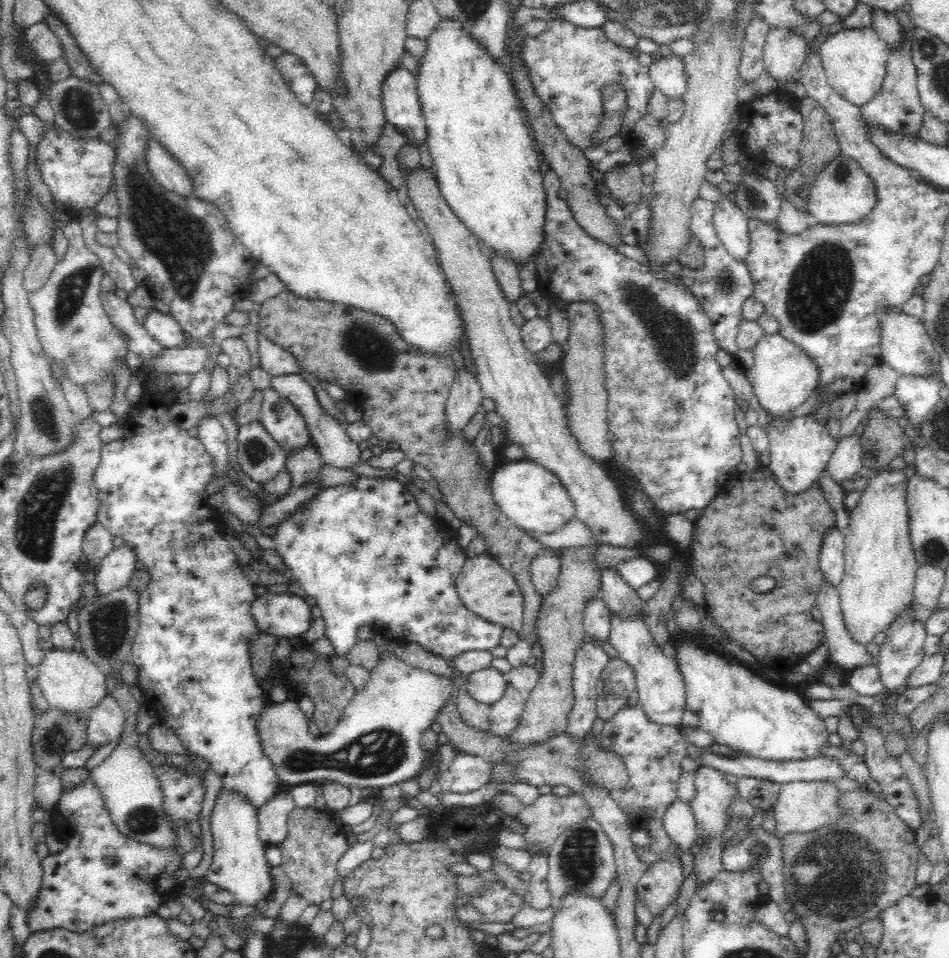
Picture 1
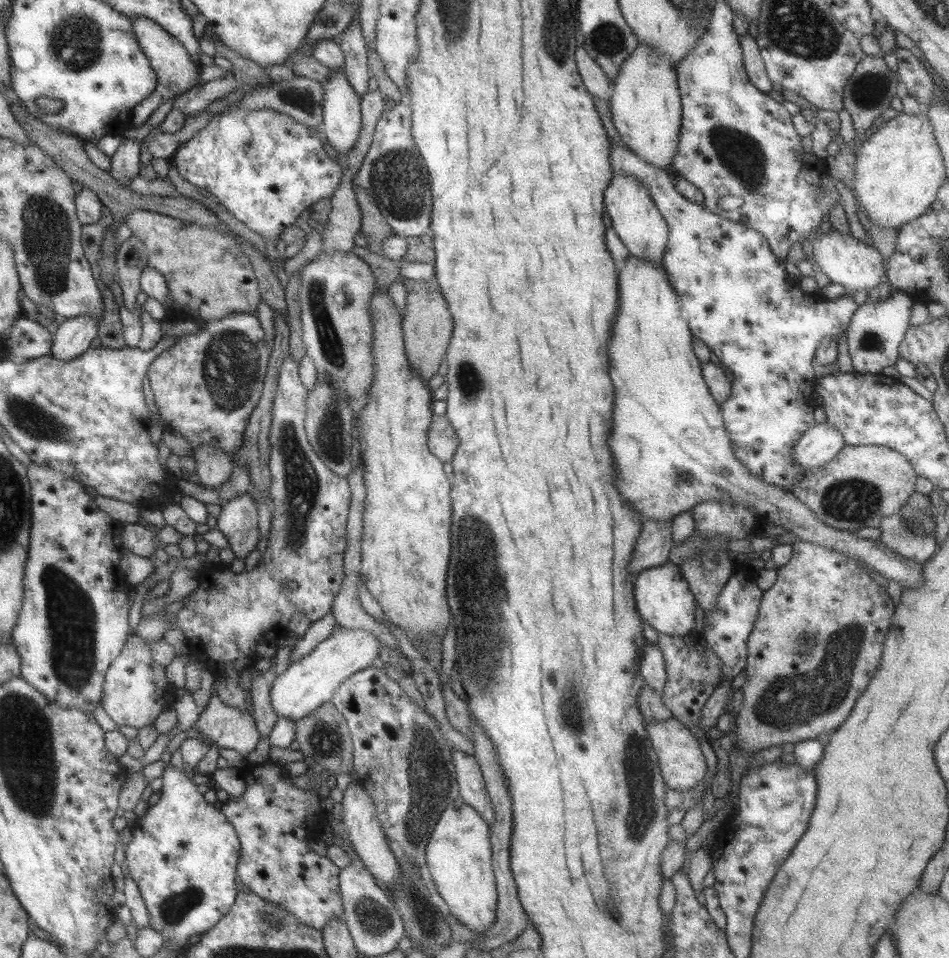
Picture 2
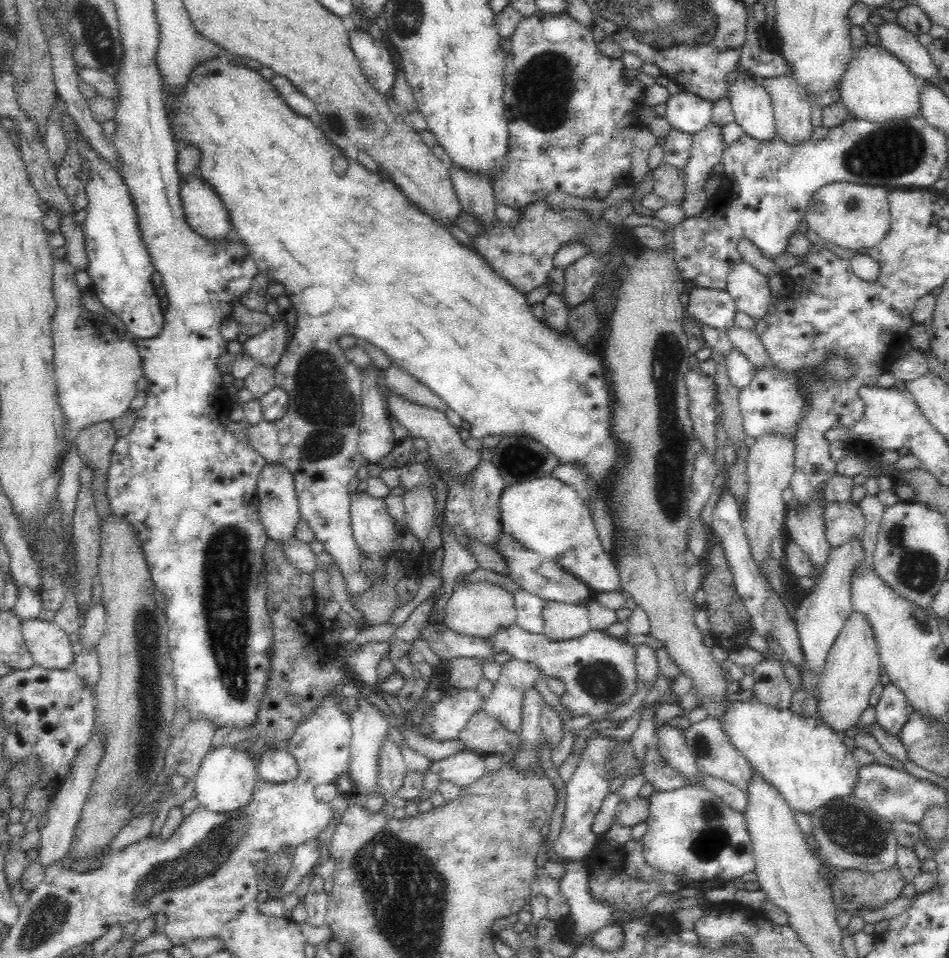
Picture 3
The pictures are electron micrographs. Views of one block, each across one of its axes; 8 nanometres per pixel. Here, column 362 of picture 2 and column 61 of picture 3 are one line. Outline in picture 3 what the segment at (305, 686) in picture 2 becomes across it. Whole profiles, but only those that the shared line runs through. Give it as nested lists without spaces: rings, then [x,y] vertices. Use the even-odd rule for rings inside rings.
[[[39,618],[20,620],[20,632],[36,665],[42,668],[69,668],[74,662],[71,641],[52,621]]]

